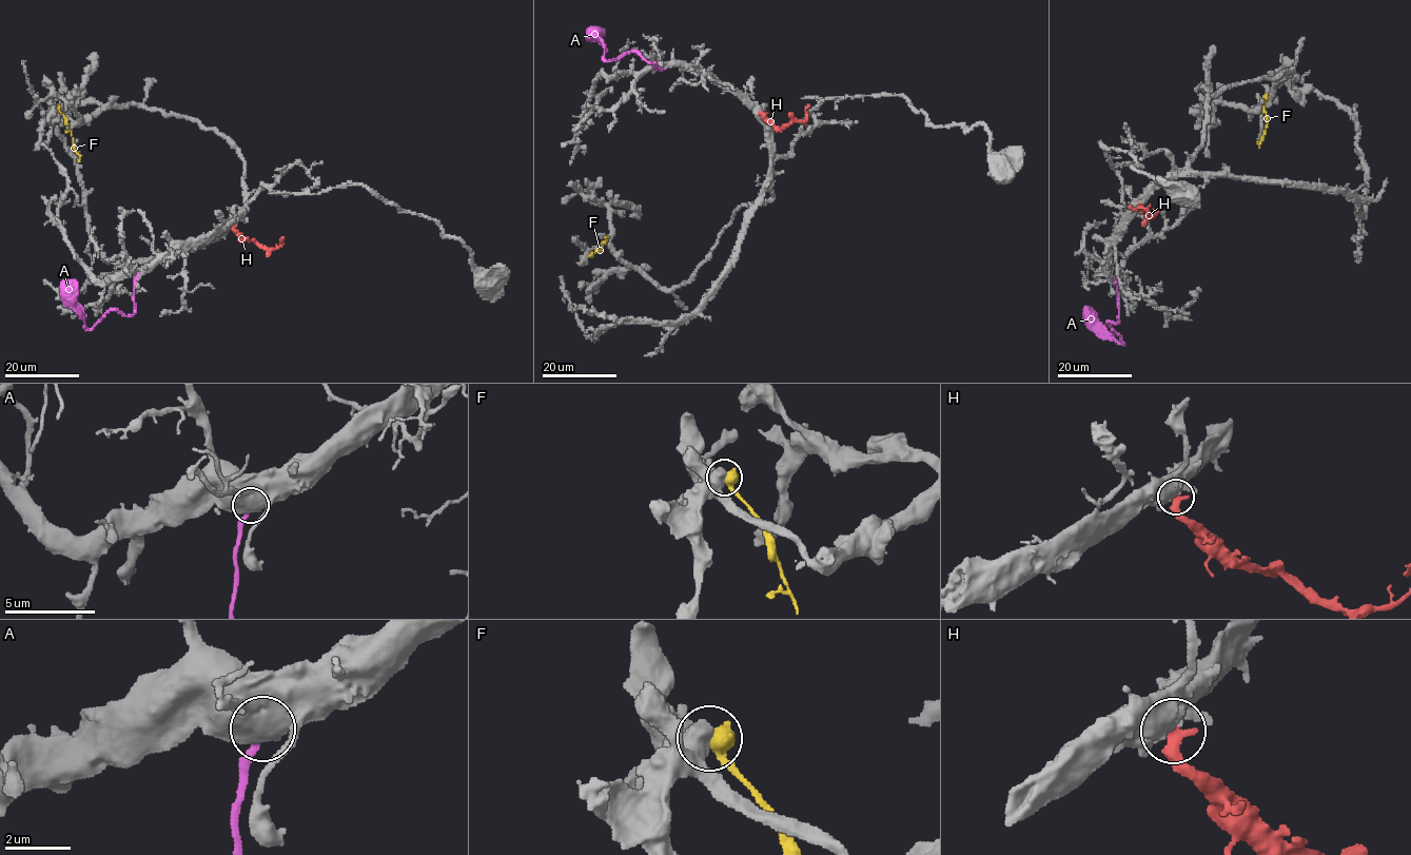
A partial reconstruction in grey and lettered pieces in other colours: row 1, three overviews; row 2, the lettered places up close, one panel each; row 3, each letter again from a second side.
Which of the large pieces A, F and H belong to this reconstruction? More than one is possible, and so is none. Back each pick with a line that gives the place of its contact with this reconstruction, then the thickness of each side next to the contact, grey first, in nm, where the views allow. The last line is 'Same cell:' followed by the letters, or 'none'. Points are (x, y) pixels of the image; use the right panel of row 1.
H: Touches grey at (1139, 203). Thickness 800 nm (grey) against 440 nm
Same cell: H

